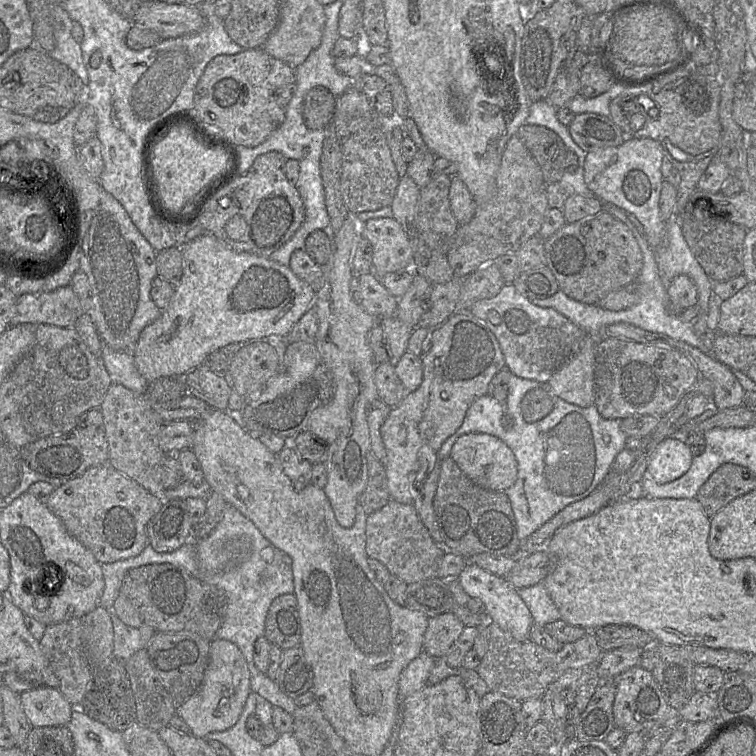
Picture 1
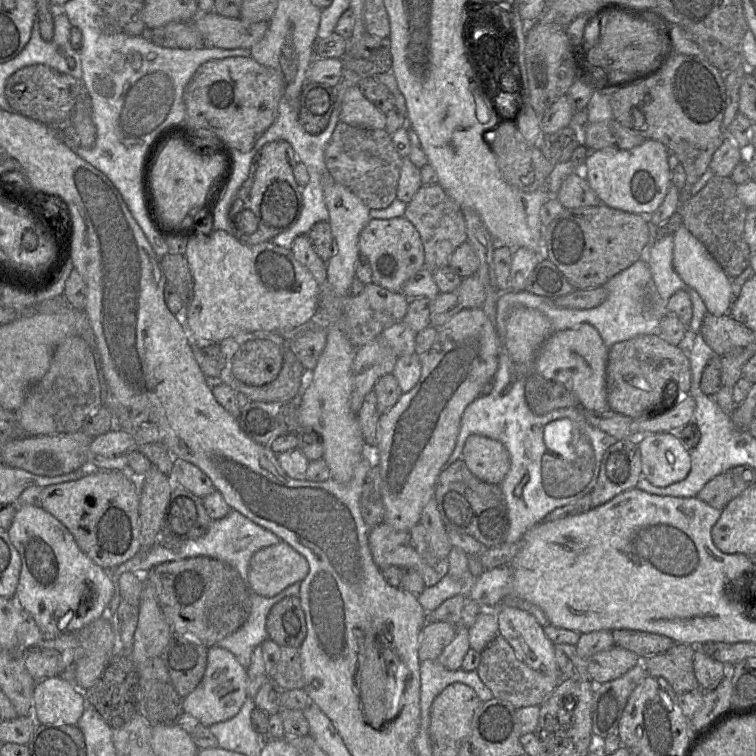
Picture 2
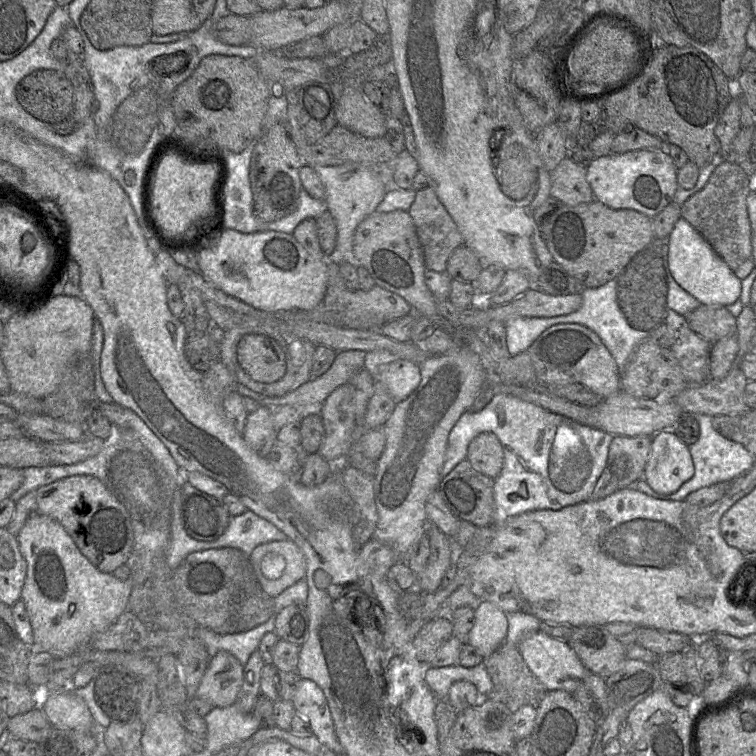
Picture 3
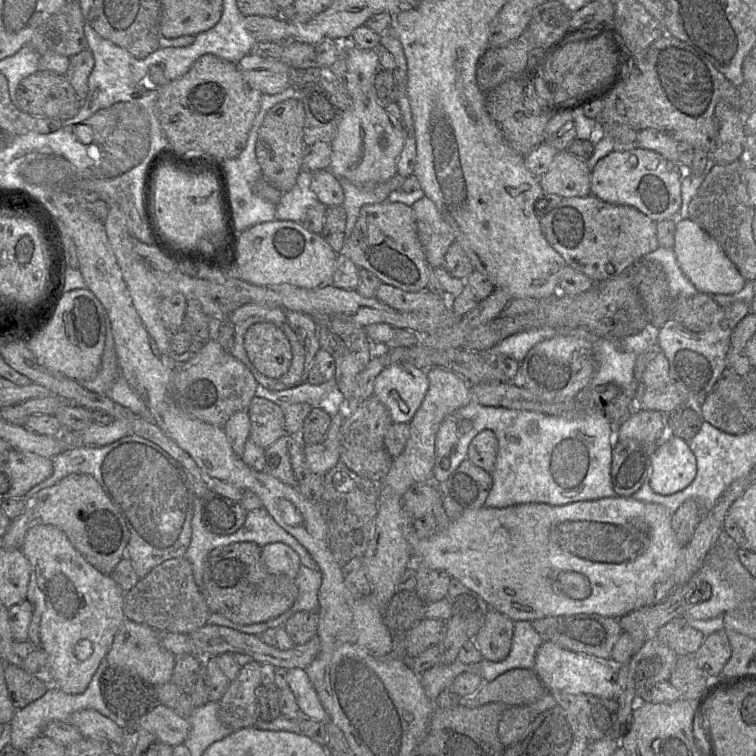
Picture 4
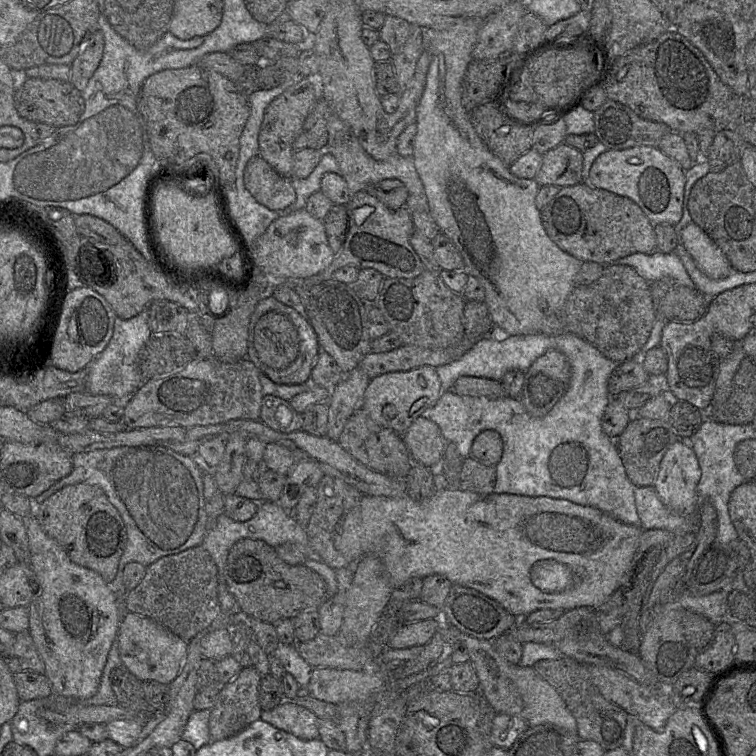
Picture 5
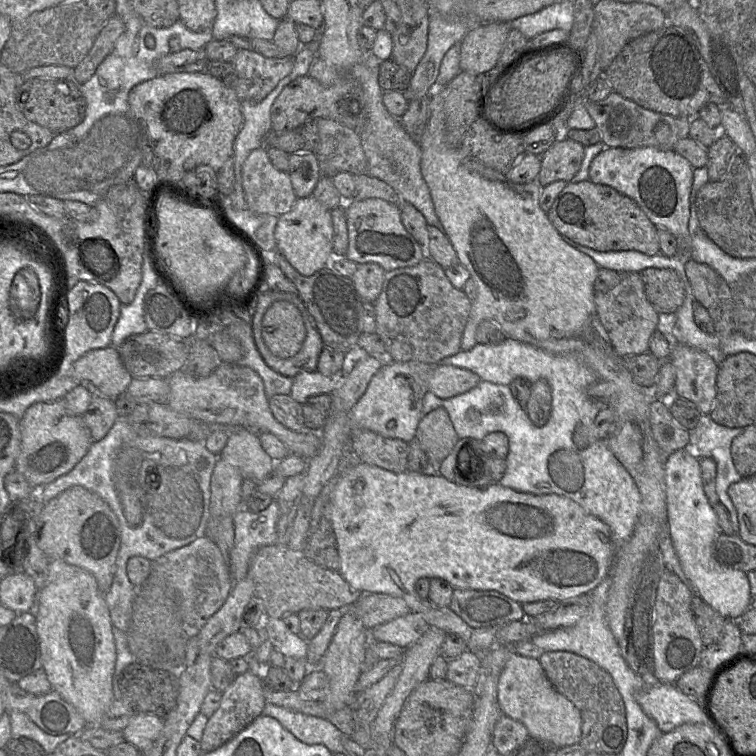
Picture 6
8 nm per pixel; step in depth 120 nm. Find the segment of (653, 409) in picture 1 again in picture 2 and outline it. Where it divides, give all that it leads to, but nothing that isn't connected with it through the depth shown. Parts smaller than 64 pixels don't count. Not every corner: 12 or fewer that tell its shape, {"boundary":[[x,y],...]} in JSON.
{"boundary":[[657,335],[608,350],[608,409],[651,417],[689,395],[686,351]]}

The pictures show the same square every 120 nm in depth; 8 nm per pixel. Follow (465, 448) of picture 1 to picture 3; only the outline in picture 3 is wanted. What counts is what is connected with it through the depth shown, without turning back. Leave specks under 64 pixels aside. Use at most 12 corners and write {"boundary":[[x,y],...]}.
{"boundary":[[481,433],[469,443],[466,460],[496,479],[504,465],[495,434]]}

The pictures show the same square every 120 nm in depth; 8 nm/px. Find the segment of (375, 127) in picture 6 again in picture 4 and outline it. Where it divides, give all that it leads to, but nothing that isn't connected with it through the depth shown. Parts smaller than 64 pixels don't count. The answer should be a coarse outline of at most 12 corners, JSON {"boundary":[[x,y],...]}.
{"boundary":[[406,178],[355,185],[337,179],[344,192],[346,243],[362,206],[385,202]]}

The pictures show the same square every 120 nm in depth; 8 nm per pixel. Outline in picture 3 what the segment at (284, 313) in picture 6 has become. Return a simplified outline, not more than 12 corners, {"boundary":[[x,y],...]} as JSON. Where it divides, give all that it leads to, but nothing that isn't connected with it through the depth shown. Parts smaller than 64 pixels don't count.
{"boundary":[[265,334],[243,335],[237,360],[257,382],[286,373],[283,349]]}

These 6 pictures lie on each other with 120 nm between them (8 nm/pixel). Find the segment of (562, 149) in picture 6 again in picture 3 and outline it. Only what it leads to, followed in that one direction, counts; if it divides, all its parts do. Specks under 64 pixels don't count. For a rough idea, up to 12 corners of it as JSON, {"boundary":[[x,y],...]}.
{"boundary":[[569,155],[550,172],[550,196],[562,205],[594,201],[586,168]]}

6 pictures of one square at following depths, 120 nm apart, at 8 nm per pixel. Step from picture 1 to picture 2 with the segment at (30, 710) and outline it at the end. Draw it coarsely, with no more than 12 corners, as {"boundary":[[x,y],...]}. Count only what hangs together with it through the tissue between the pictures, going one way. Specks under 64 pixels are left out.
{"boundary":[[73,680],[37,682],[38,724],[77,725],[84,695]]}

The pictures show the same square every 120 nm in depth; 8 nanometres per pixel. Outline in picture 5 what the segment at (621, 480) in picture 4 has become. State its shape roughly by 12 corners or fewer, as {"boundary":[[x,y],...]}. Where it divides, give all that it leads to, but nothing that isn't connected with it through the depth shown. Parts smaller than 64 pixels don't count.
{"boundary":[[631,419],[615,441],[635,487],[652,486],[679,439],[667,419]]}

